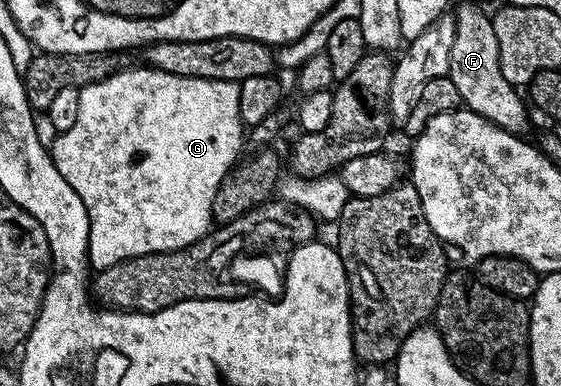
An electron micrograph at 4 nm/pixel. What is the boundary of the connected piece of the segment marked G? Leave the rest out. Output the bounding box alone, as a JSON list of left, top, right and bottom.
[51,65,243,271]

